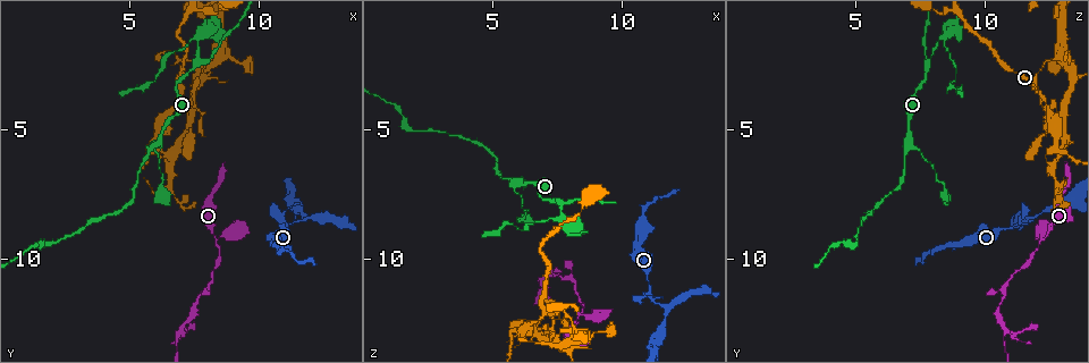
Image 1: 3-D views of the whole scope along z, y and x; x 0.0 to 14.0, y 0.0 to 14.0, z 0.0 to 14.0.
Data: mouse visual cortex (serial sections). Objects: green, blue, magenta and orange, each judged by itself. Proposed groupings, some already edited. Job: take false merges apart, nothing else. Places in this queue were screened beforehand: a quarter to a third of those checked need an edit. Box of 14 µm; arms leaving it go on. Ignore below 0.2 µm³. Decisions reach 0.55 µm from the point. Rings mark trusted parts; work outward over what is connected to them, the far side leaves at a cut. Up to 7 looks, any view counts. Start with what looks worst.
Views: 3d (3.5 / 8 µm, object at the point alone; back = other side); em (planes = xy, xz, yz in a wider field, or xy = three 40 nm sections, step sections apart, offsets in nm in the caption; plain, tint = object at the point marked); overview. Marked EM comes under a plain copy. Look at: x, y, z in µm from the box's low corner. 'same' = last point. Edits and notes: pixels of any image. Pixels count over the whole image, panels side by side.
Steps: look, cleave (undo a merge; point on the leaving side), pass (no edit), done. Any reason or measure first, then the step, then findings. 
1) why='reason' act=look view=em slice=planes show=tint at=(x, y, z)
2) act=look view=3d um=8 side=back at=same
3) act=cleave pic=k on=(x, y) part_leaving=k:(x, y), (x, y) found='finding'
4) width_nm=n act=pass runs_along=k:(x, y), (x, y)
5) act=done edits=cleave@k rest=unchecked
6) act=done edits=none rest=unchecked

why='branch point' act=look view=3d um=3.5 at=(7.7, 2.4, 7.8)

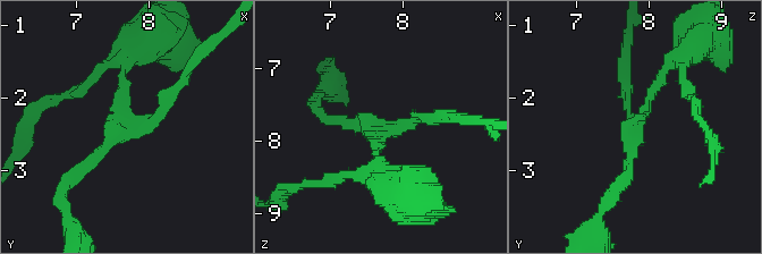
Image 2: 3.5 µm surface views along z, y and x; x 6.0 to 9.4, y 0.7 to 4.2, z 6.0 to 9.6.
arms=3 arm_widths_nm=150,150,150 why='shape alone is not enough' act=look view=em slice=planes show=tint at=(7.65, 2.45, 7.80)

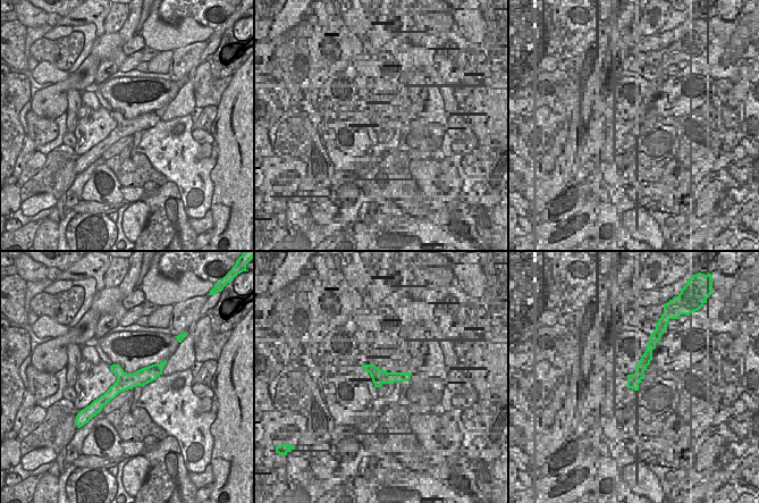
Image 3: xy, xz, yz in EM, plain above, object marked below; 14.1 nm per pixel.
act=cleave pic=2 on=(124, 70) part_leaving=2:(124, 108), (124, 59), (158, 37) found='a second cell is stuck on'

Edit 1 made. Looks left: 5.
why='thin neck' act=look view=3d um=3.5 side=back at=(8.4, 9.3, 12.1)

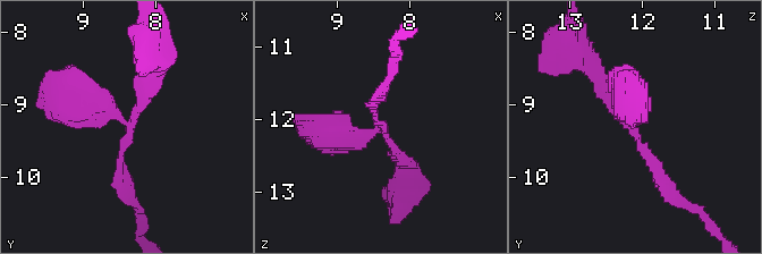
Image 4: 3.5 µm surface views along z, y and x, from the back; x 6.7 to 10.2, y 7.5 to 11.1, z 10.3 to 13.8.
act=look view=em slice=xy step=2 show=tint at=(8.35, 9.25, 12.20)

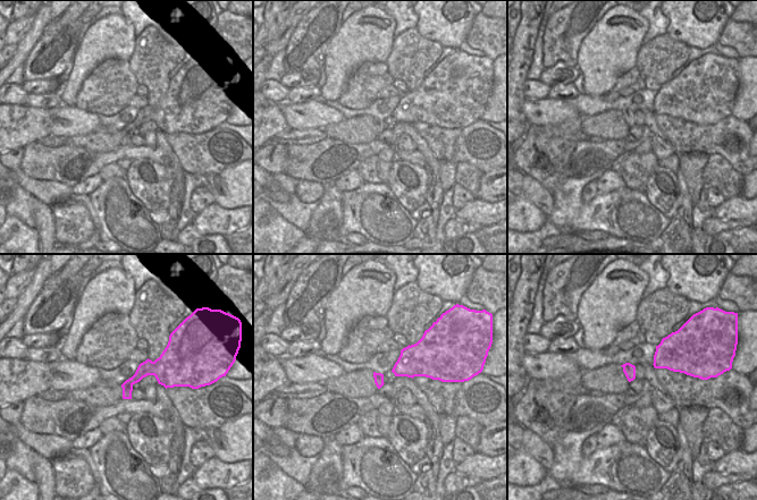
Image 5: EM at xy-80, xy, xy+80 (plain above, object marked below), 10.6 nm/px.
width_nm=150 act=pass runs_along=4:(589, 62), (663, 185) found='continuous, no second cell'

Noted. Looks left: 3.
why='sharp bend' act=look view=3d um=3.5 at=(11.7, 8.4, 11.9)

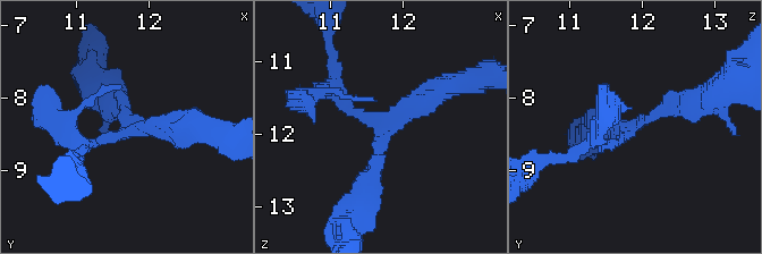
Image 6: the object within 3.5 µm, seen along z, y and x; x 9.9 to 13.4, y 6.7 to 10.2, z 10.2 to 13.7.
why='shape alone is not enough' act=look view=em slice=xy step=3 show=tint at=(11.65, 8.50, 11.85)

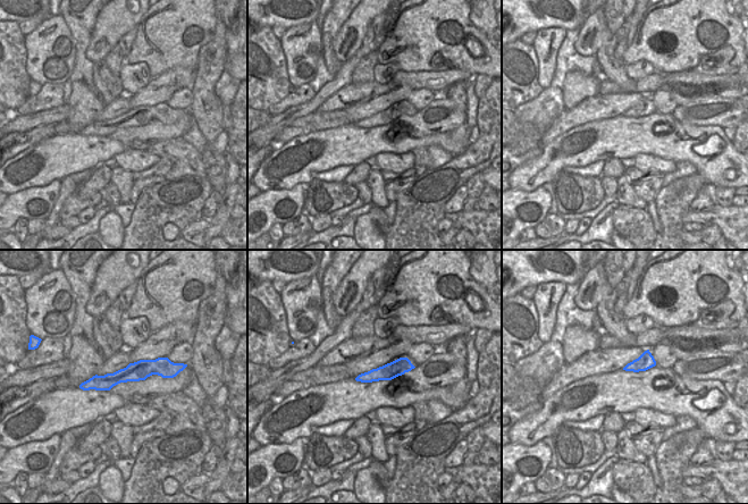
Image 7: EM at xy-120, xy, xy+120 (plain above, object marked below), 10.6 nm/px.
why='another direction' act=look view=em slice=xy step=2 show=tint at=same

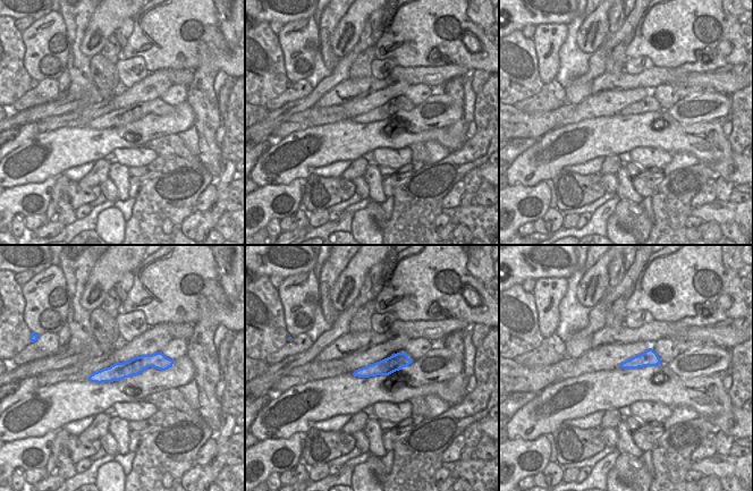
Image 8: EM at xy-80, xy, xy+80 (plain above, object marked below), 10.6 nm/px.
act=pass runs_along=6:(582, 149), (687, 104) found='all the same cell'

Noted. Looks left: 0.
act=done edits=cleave@2 rest=unchecked

